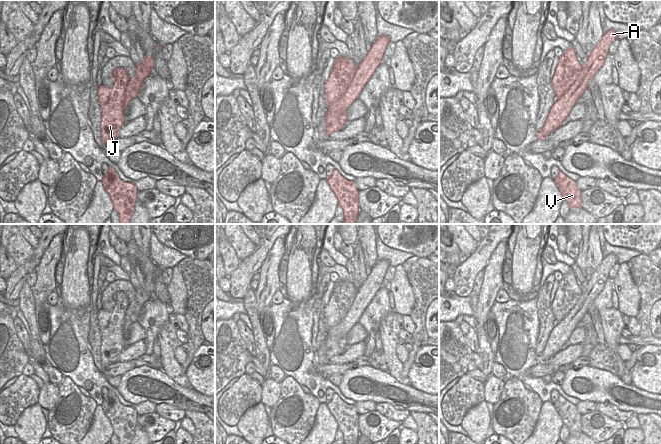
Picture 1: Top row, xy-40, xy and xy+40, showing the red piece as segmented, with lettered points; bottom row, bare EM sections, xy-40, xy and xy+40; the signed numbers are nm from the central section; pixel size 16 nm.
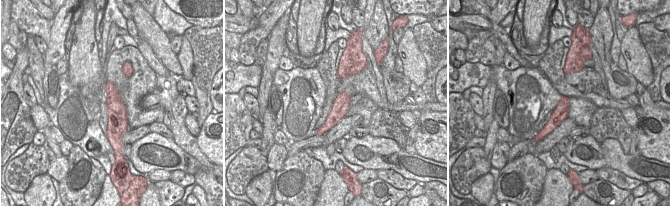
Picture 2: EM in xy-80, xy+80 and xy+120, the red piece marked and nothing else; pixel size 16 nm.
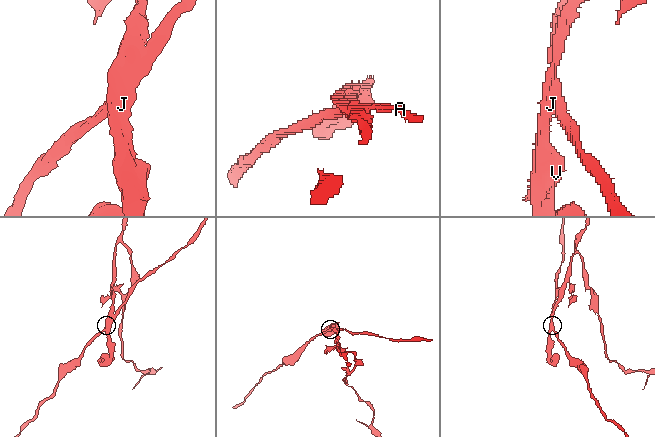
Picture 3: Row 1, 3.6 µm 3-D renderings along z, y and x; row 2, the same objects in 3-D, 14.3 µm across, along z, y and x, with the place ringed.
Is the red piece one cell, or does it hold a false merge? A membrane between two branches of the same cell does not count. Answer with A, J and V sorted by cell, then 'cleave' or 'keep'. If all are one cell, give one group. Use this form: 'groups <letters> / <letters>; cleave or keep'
groups A / J V; cleave

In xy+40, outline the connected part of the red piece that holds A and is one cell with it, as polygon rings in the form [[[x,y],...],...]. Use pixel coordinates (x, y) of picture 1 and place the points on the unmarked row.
[[[608,254],[603,258],[601,264],[597,267],[595,272],[587,279],[587,284],[582,289],[581,298],[578,300],[575,307],[570,311],[566,318],[558,322],[552,329],[548,341],[541,352],[537,356],[537,363],[545,363],[554,354],[556,354],[562,346],[566,343],[566,339],[563,337],[565,328],[568,325],[577,326],[584,315],[588,313],[588,309],[599,293],[603,290],[606,280],[609,277],[609,271],[614,264],[617,263],[617,256],[614,254]]]

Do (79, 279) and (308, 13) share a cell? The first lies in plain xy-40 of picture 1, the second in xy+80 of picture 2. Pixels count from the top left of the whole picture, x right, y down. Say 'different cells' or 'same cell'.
same cell

